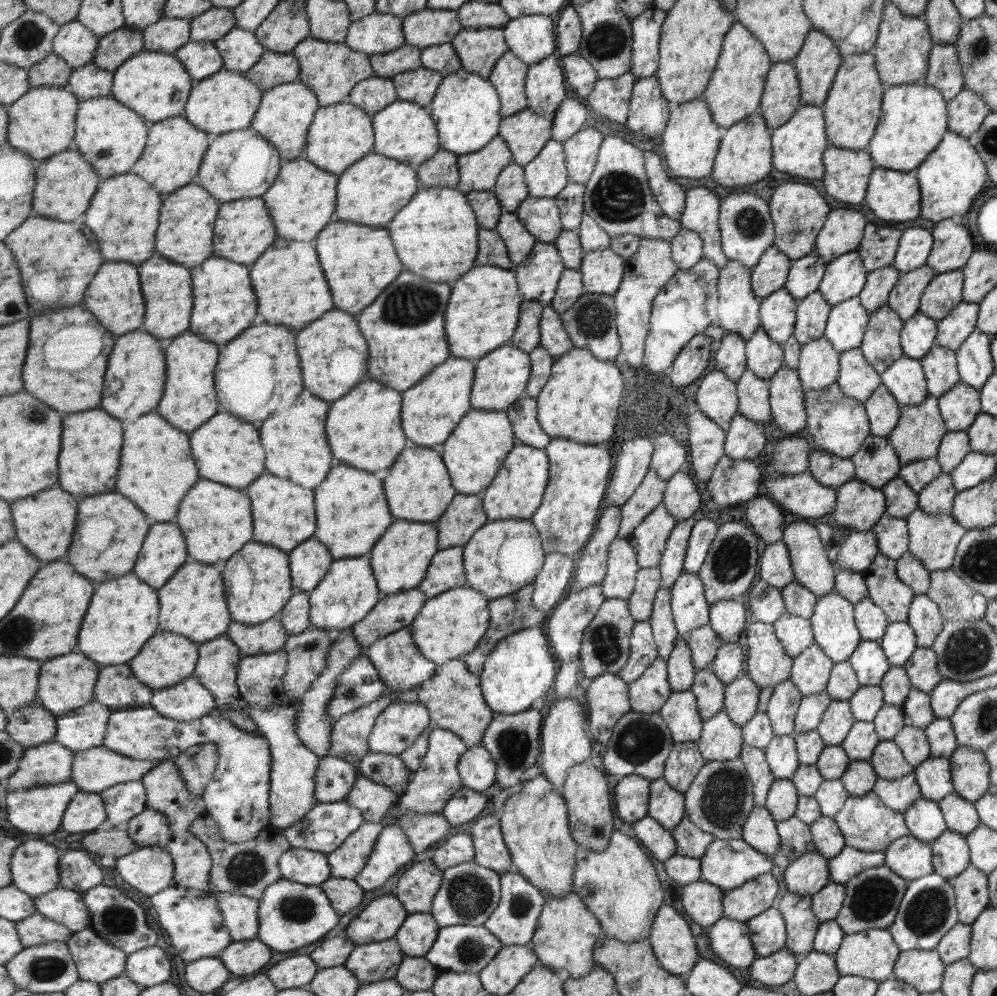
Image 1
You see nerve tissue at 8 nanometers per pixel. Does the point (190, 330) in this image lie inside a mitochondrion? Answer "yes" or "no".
no

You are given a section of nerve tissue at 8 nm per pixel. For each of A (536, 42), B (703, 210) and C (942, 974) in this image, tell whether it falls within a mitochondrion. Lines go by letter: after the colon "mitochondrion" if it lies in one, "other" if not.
A: other
B: other
C: other

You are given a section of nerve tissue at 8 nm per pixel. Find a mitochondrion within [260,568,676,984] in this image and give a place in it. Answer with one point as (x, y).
(641, 739)

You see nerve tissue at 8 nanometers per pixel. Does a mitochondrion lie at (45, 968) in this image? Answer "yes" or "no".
yes

